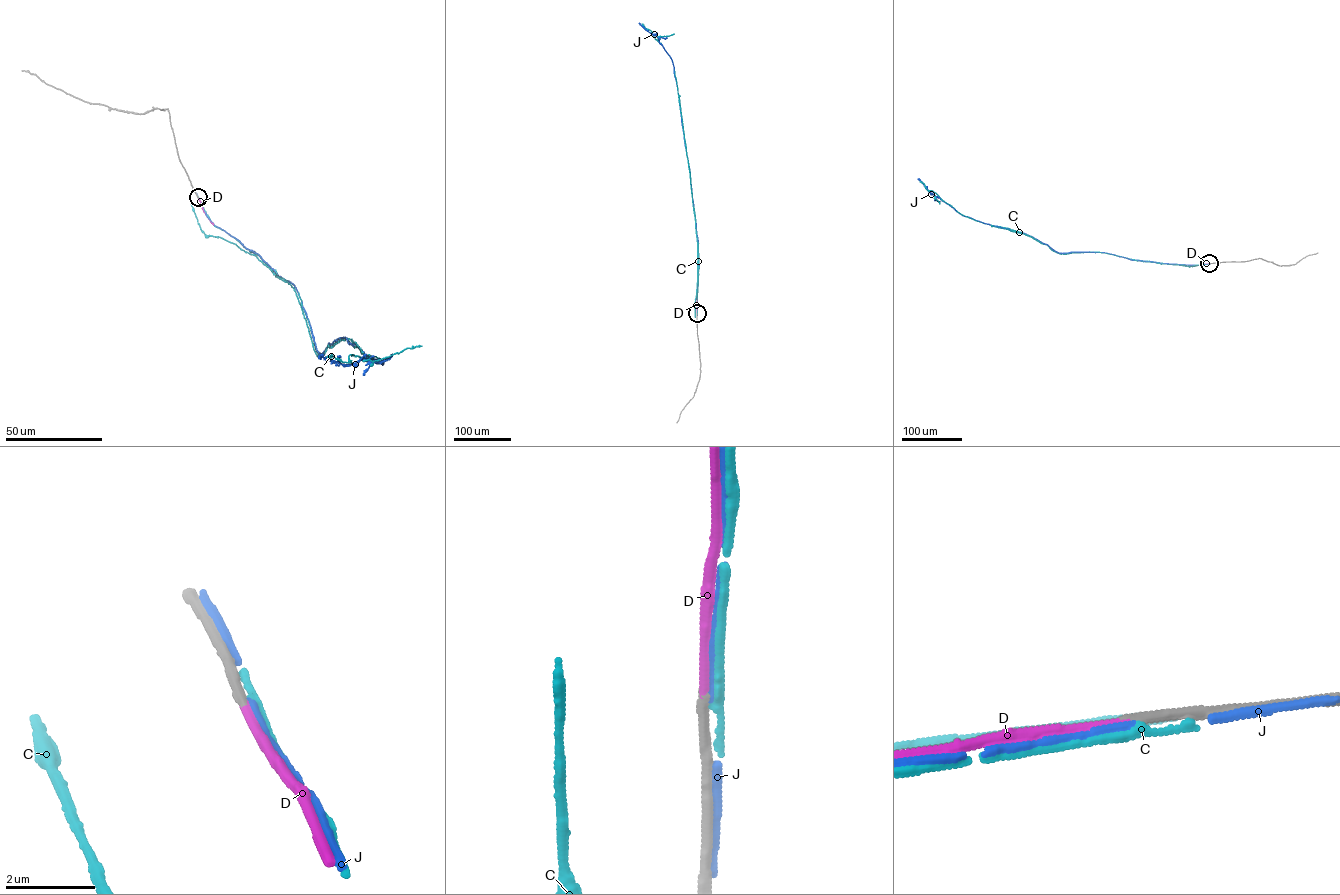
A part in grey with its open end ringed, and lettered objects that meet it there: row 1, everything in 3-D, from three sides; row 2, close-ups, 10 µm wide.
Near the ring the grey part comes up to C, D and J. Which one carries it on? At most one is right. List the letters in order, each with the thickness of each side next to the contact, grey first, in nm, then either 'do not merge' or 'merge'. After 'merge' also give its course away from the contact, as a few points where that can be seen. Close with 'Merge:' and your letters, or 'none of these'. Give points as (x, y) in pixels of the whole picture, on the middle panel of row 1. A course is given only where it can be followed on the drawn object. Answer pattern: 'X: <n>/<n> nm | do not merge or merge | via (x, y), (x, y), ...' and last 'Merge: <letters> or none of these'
C: 280/240 nm | do not merge
D: 220/180 nm | merge | via (697, 313), (697, 297)
J: 220/180 nm | do not merge
Merge: D

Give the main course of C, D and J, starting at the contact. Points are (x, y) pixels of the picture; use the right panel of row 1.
C: (1209, 263), (1161, 264), (1098, 252), (1061, 253), (1023, 233), (962, 215), (919, 181)
D: (1209, 263), (1190, 265)
J: (1209, 263), (1158, 263), (1103, 252), (1058, 252), (1024, 233), (963, 216), (931, 193), (917, 179)

